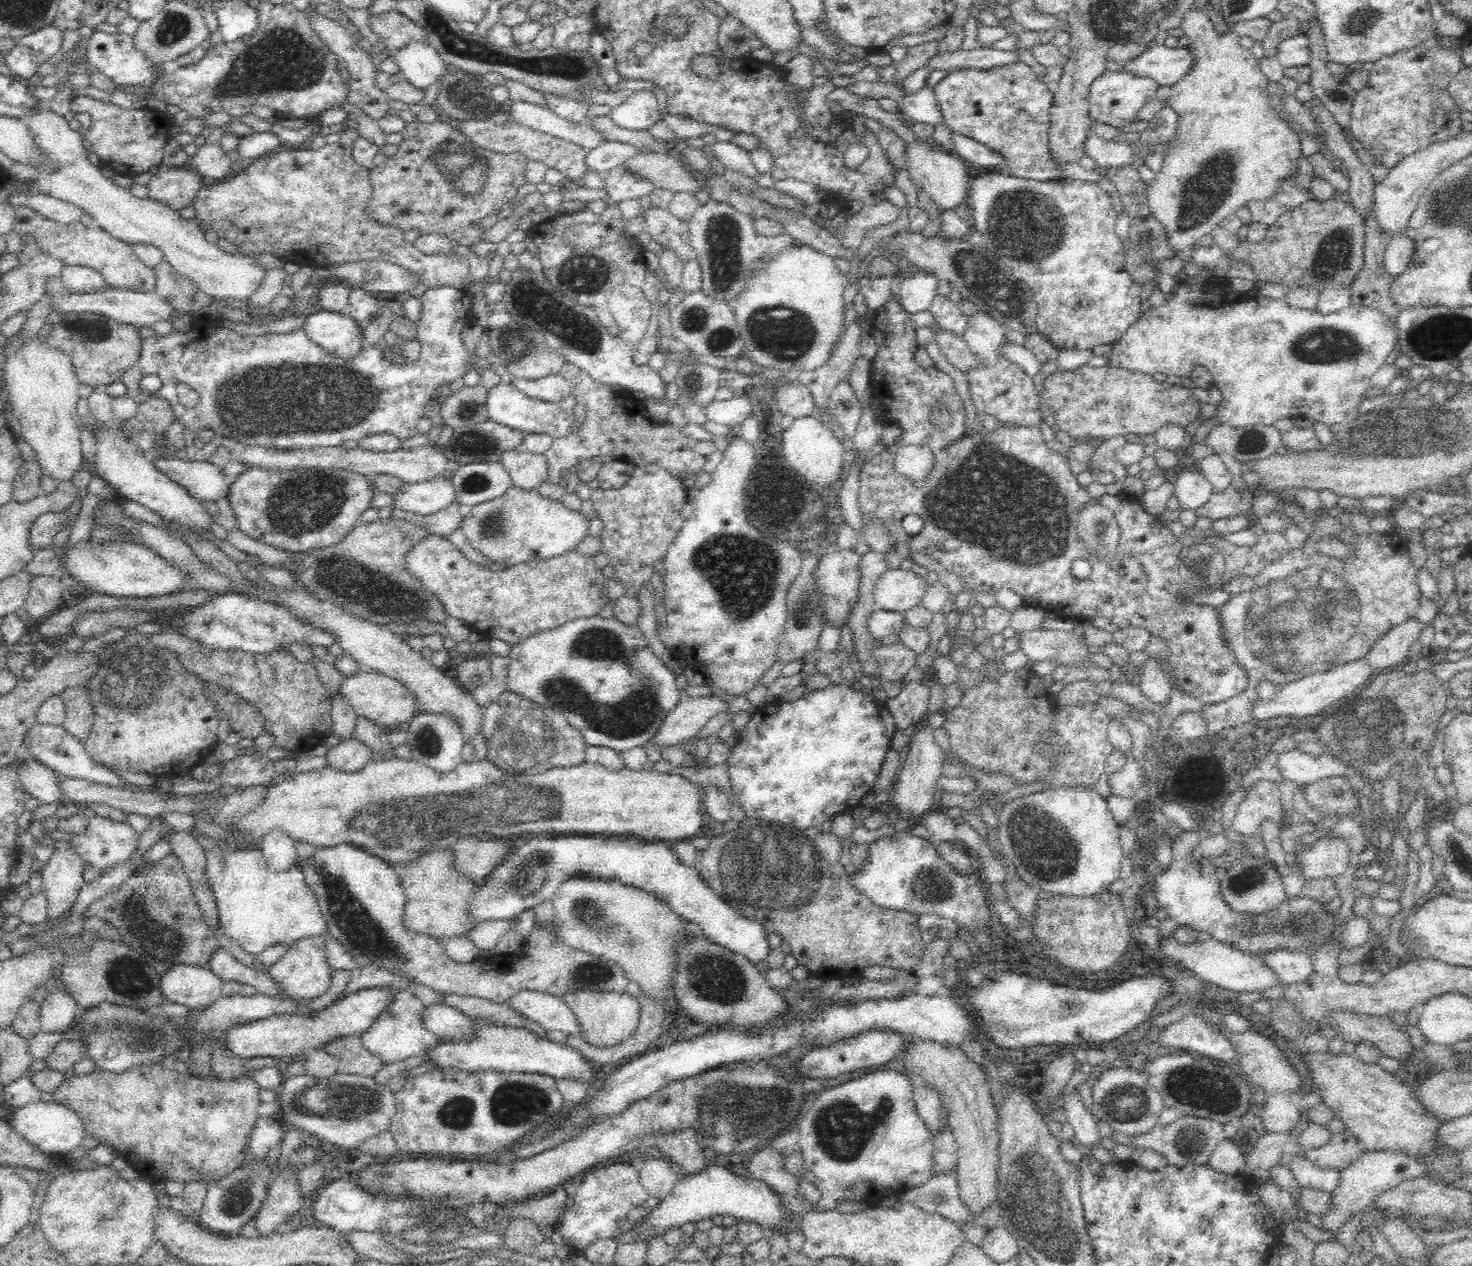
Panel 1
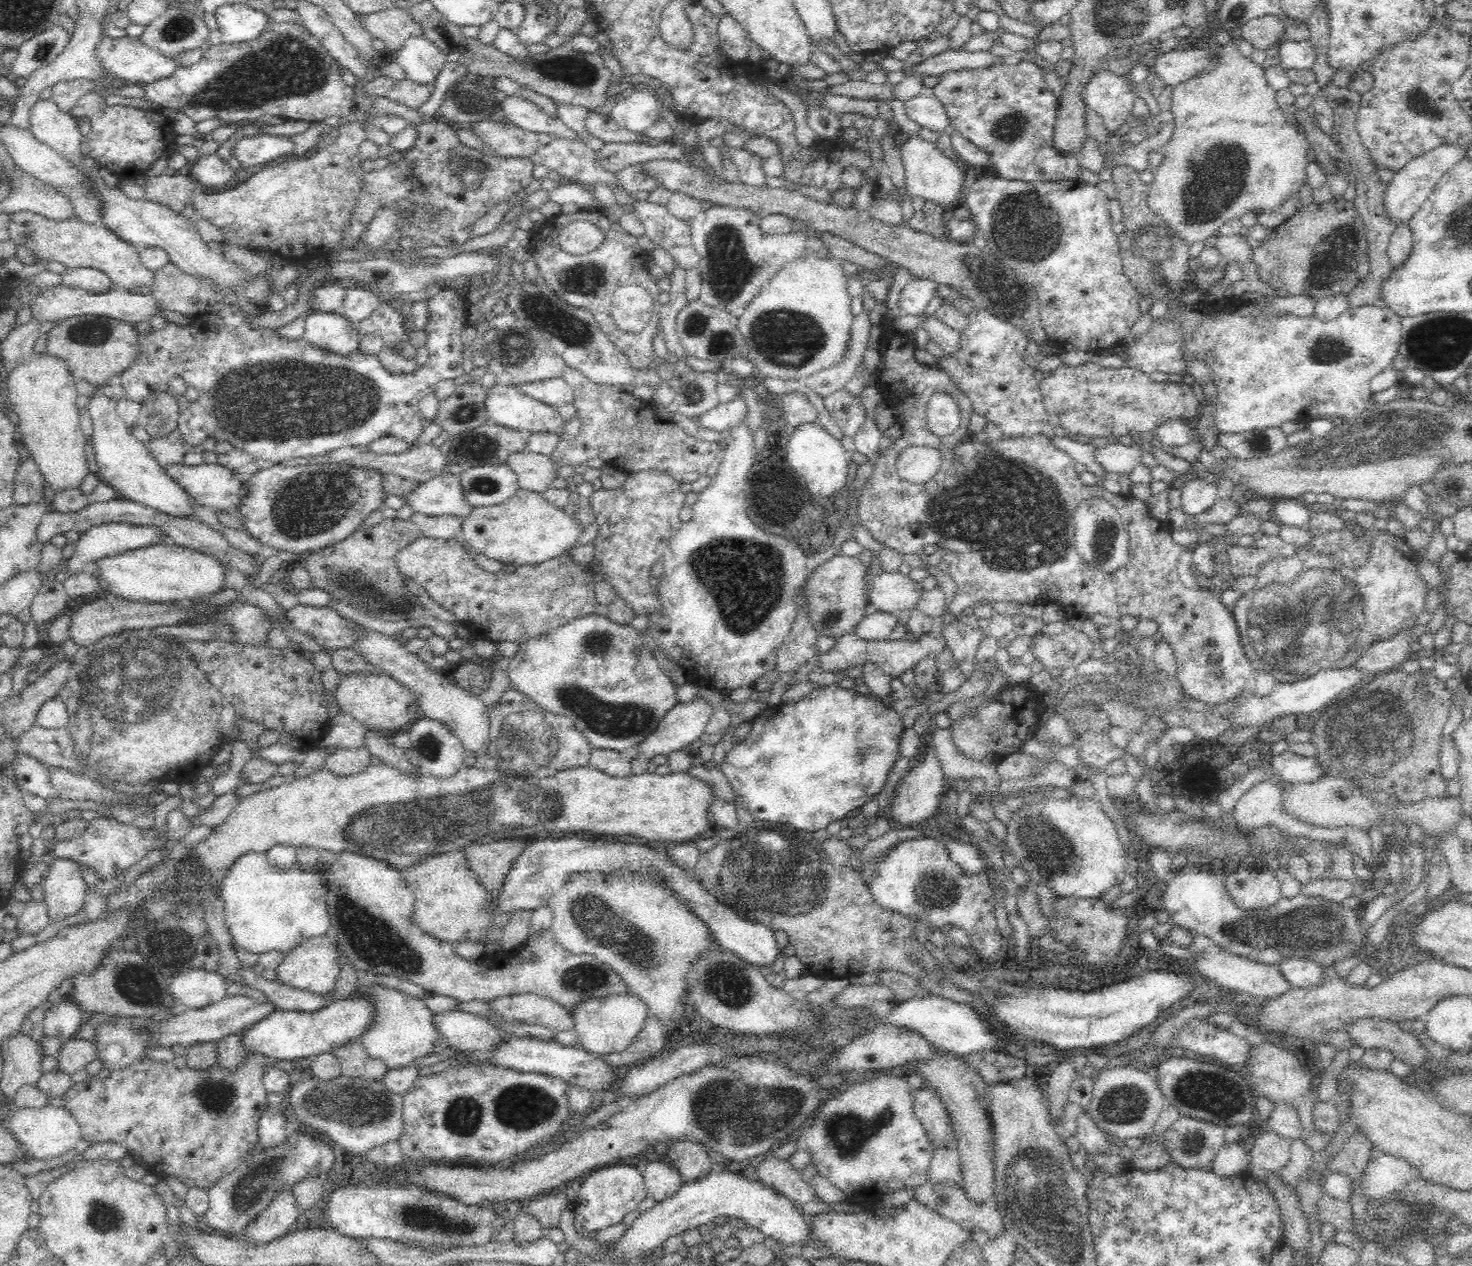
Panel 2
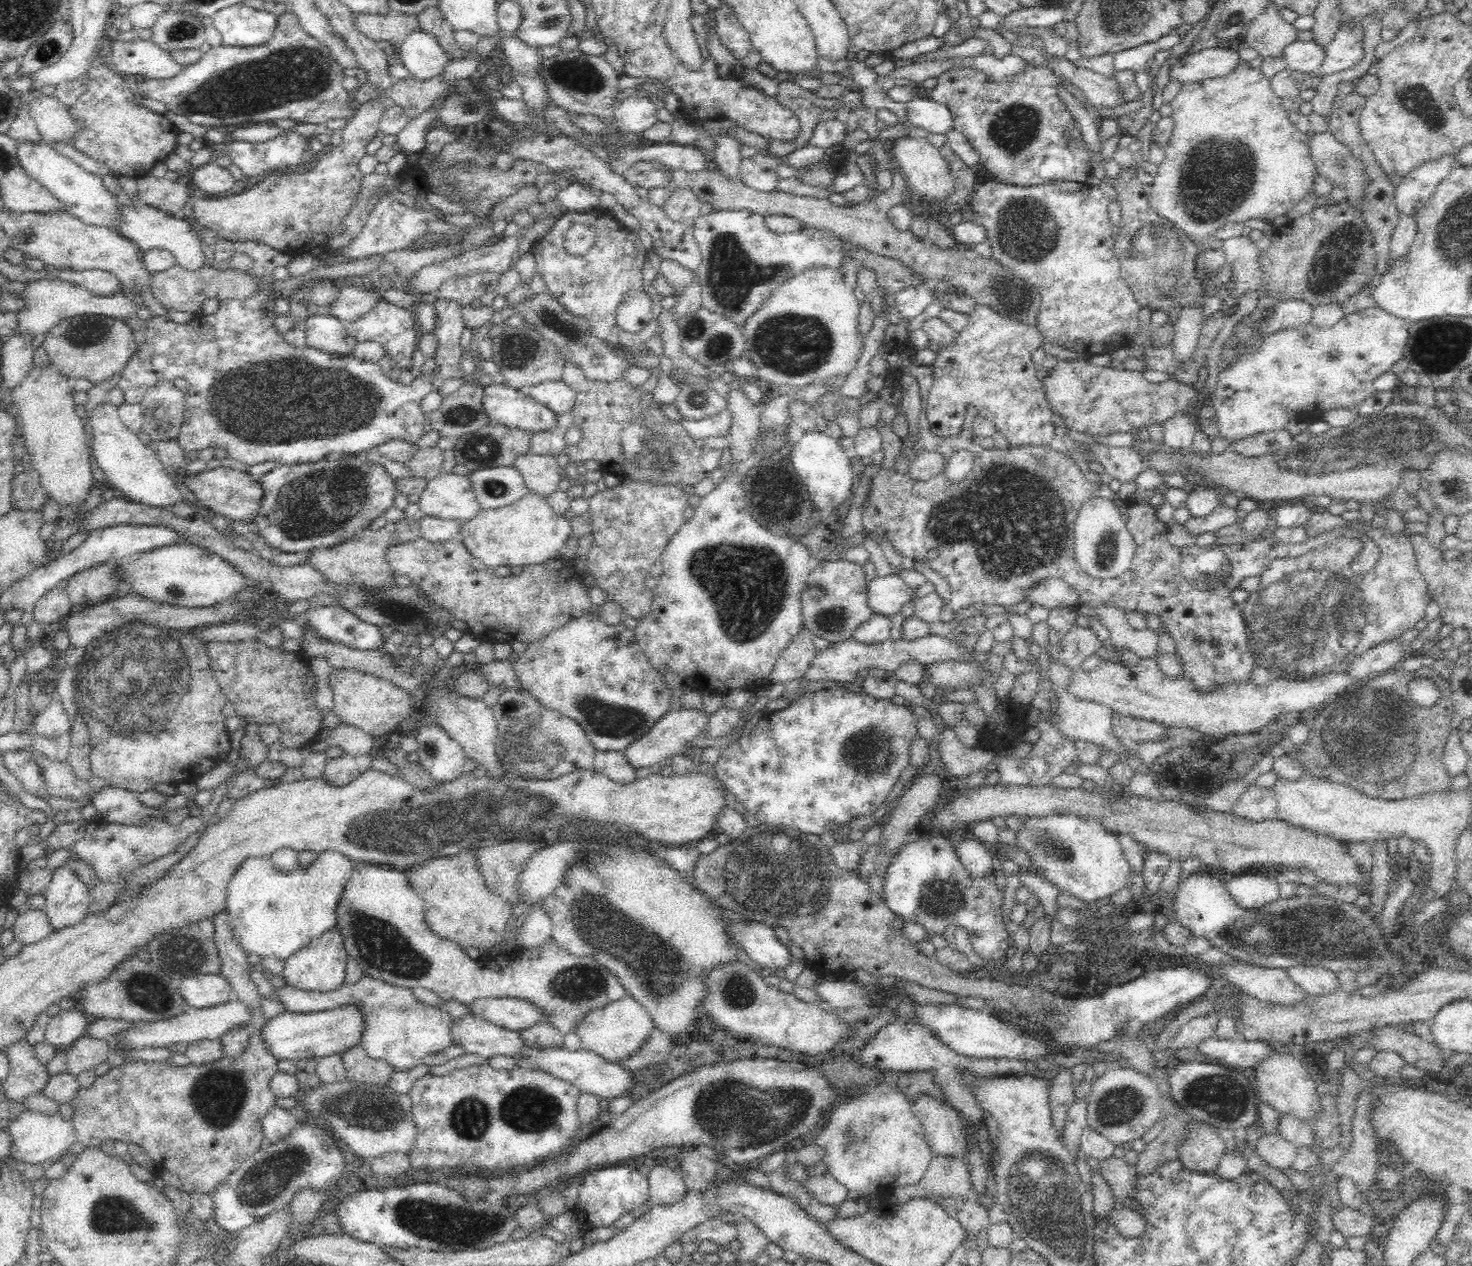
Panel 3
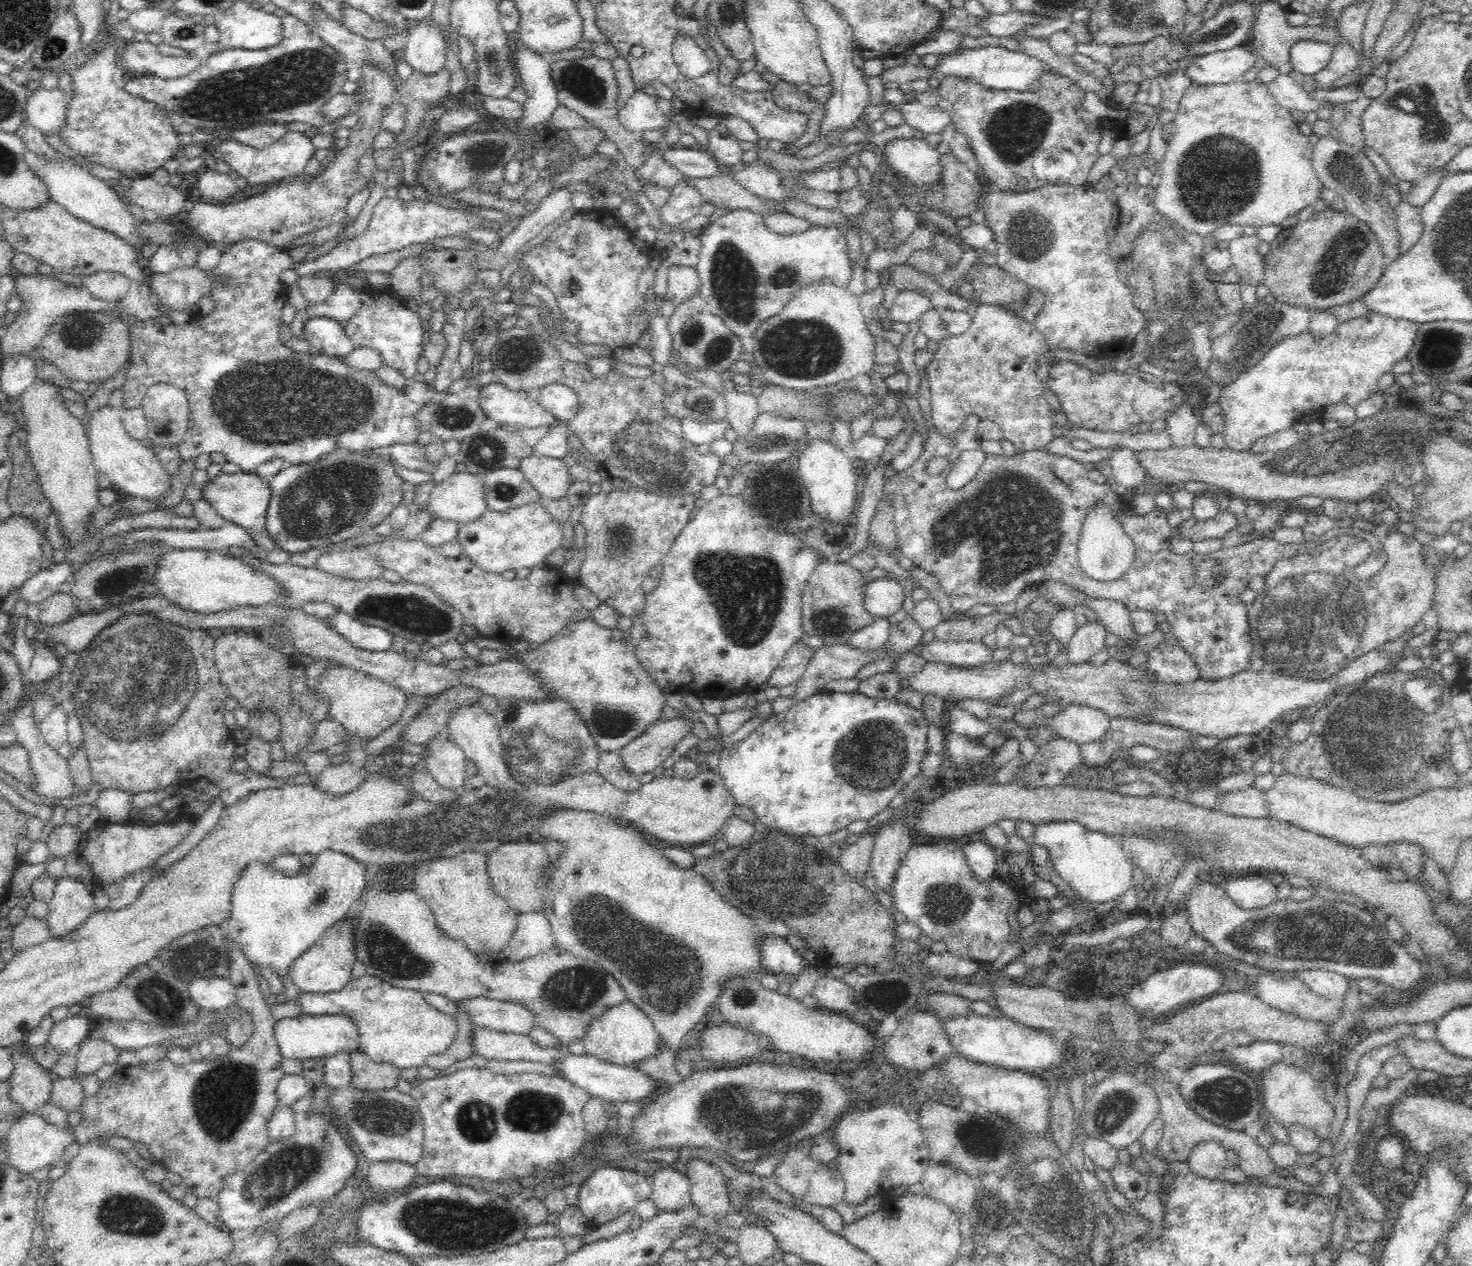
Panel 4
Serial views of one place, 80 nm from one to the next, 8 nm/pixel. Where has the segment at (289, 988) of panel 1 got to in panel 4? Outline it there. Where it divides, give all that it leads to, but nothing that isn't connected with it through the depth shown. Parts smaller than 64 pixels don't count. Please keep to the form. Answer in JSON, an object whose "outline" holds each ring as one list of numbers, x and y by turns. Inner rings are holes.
{"outline":[[343,919,337,922,316,941,309,949,297,956,289,966,287,972,296,984,296,988,302,993,328,994,342,990,349,984,351,971,356,962,353,951,353,934,349,928,349,922]]}

